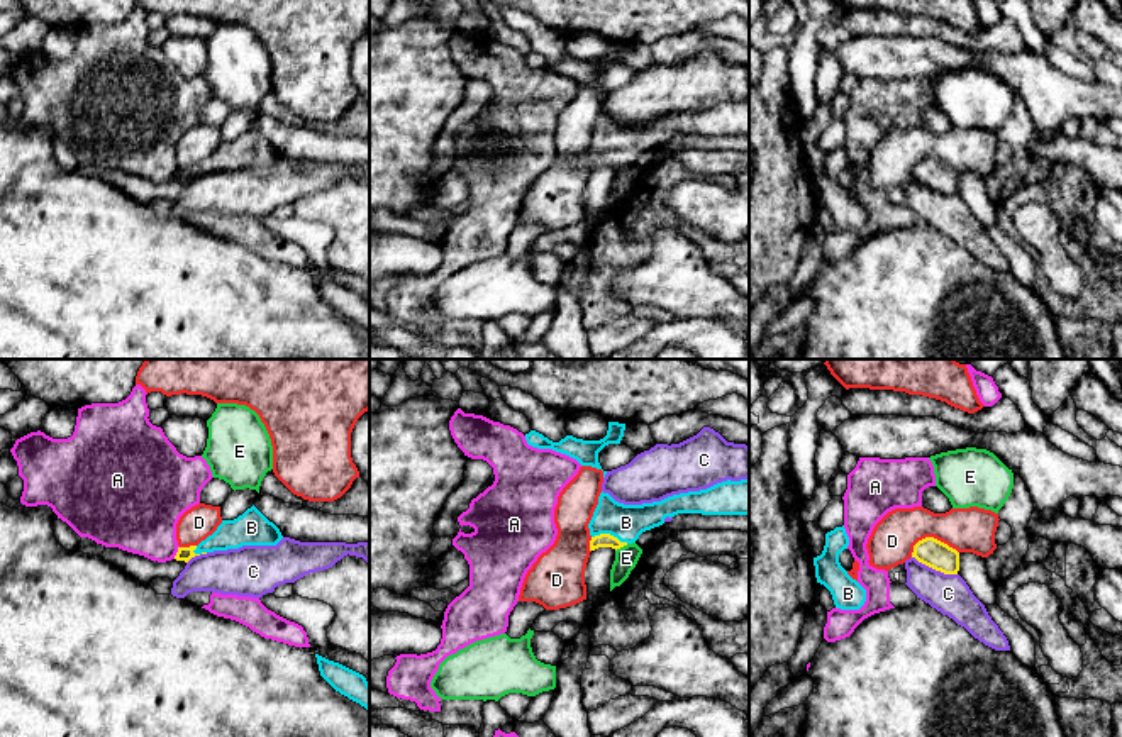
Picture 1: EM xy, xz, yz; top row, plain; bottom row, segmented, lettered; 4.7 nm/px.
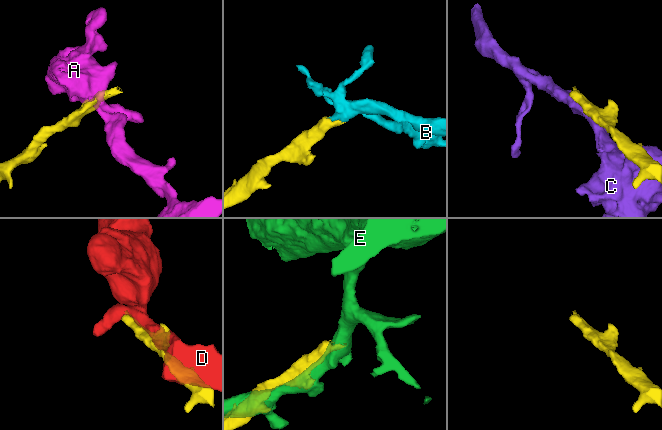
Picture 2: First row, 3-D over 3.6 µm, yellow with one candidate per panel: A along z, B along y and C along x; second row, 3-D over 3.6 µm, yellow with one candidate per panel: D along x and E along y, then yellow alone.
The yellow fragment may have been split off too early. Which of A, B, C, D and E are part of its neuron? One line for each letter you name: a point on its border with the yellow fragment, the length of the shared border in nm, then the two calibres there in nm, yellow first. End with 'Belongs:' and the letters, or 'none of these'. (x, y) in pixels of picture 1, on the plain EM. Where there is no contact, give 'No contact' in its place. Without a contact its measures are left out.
B: Touches yellow at xz (609, 155). Shared border 180 nm. Thickness 60 nm (yellow) against 170 nm
Belongs: B

